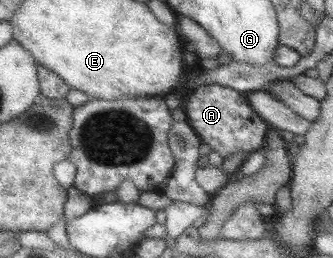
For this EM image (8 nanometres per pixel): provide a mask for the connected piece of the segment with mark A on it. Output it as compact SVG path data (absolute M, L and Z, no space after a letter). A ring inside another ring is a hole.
M220 84L200 85L188 92L185 103L186 120L200 141L207 143L224 159L236 151L248 153L260 150L269 126L258 117L248 103L246 94Z

